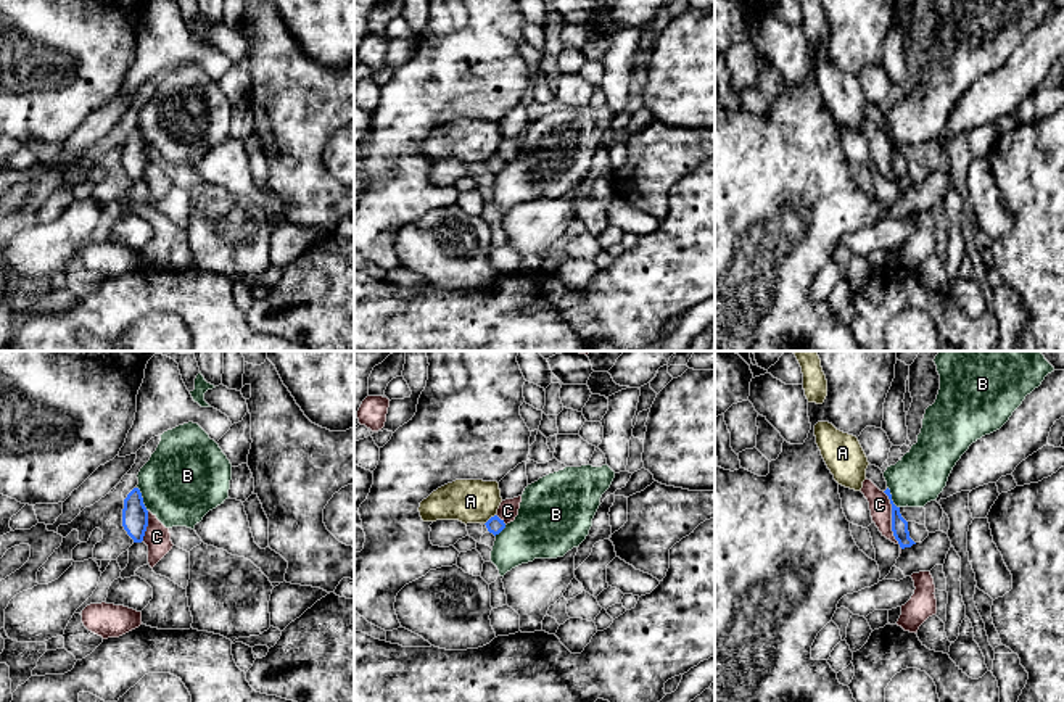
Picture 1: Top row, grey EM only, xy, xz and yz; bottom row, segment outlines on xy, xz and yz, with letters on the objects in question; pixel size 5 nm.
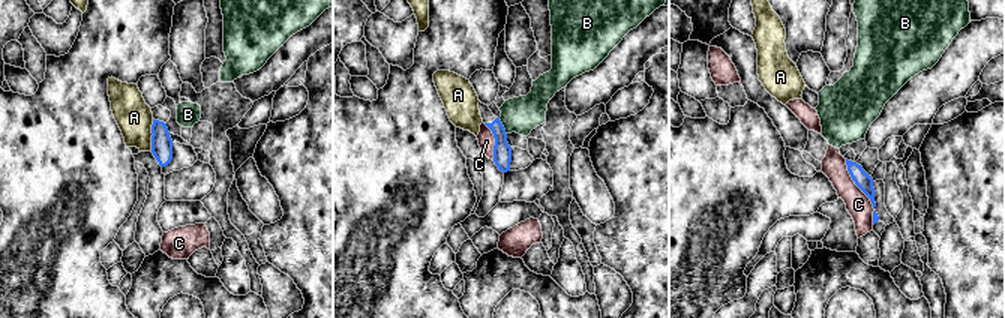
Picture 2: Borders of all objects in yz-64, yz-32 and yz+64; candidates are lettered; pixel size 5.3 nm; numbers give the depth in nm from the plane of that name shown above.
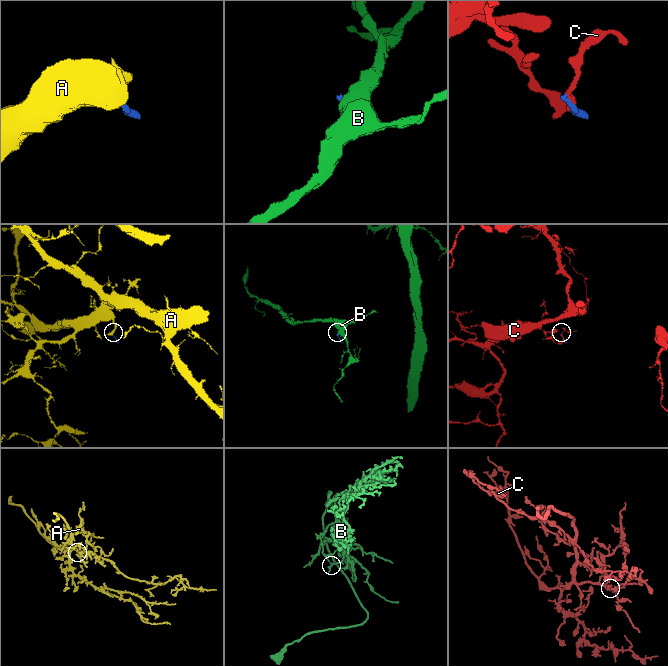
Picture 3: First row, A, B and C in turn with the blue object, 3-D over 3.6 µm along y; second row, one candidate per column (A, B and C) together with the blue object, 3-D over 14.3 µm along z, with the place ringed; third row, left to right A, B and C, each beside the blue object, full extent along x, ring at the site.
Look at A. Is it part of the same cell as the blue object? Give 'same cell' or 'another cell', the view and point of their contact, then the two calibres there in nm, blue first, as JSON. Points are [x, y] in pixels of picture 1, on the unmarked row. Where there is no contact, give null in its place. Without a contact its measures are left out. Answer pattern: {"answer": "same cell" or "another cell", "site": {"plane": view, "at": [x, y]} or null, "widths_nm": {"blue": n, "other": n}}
{"answer": "another cell", "site": {"plane": "xz", "at": [490, 158]}, "widths_nm": {"blue": 90, "other": 220}}

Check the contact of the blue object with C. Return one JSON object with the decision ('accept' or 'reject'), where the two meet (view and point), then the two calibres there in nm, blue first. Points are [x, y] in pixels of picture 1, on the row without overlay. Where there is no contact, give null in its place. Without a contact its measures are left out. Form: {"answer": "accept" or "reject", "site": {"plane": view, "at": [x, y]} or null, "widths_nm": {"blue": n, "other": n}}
{"answer": "reject", "site": {"plane": "yz", "at": [892, 156]}, "widths_nm": {"blue": 80, "other": 110}}

